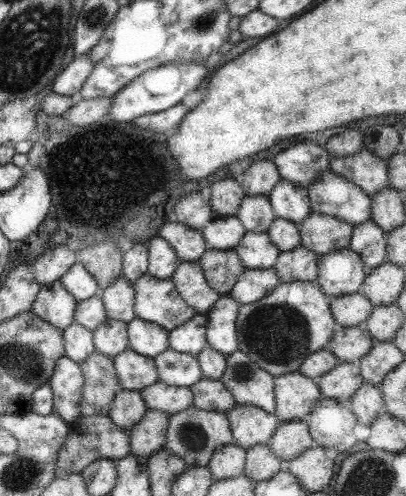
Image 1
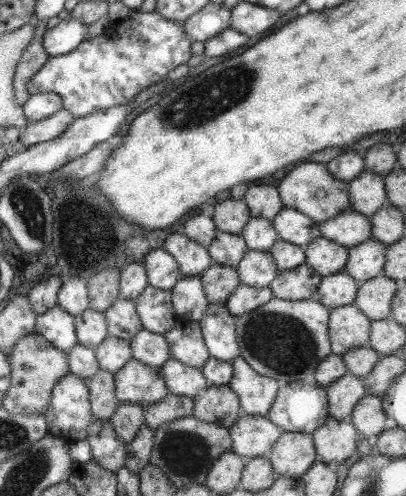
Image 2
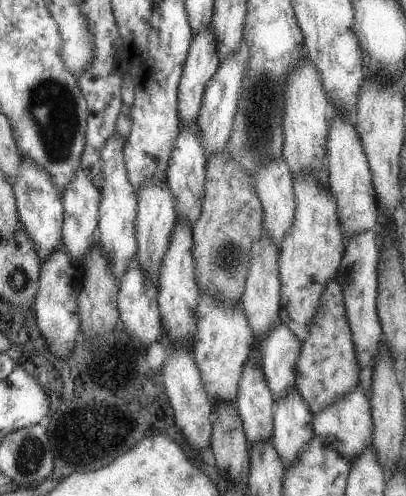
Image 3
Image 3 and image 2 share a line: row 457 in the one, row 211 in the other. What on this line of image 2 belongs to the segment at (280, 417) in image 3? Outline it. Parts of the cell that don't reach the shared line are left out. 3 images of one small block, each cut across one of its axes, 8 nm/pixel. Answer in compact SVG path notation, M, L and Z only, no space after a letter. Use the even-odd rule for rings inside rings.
M281 208L281 212L273 218L271 224L277 230L279 240L299 248L305 248L321 234L319 224L315 224L313 220L291 208Z

